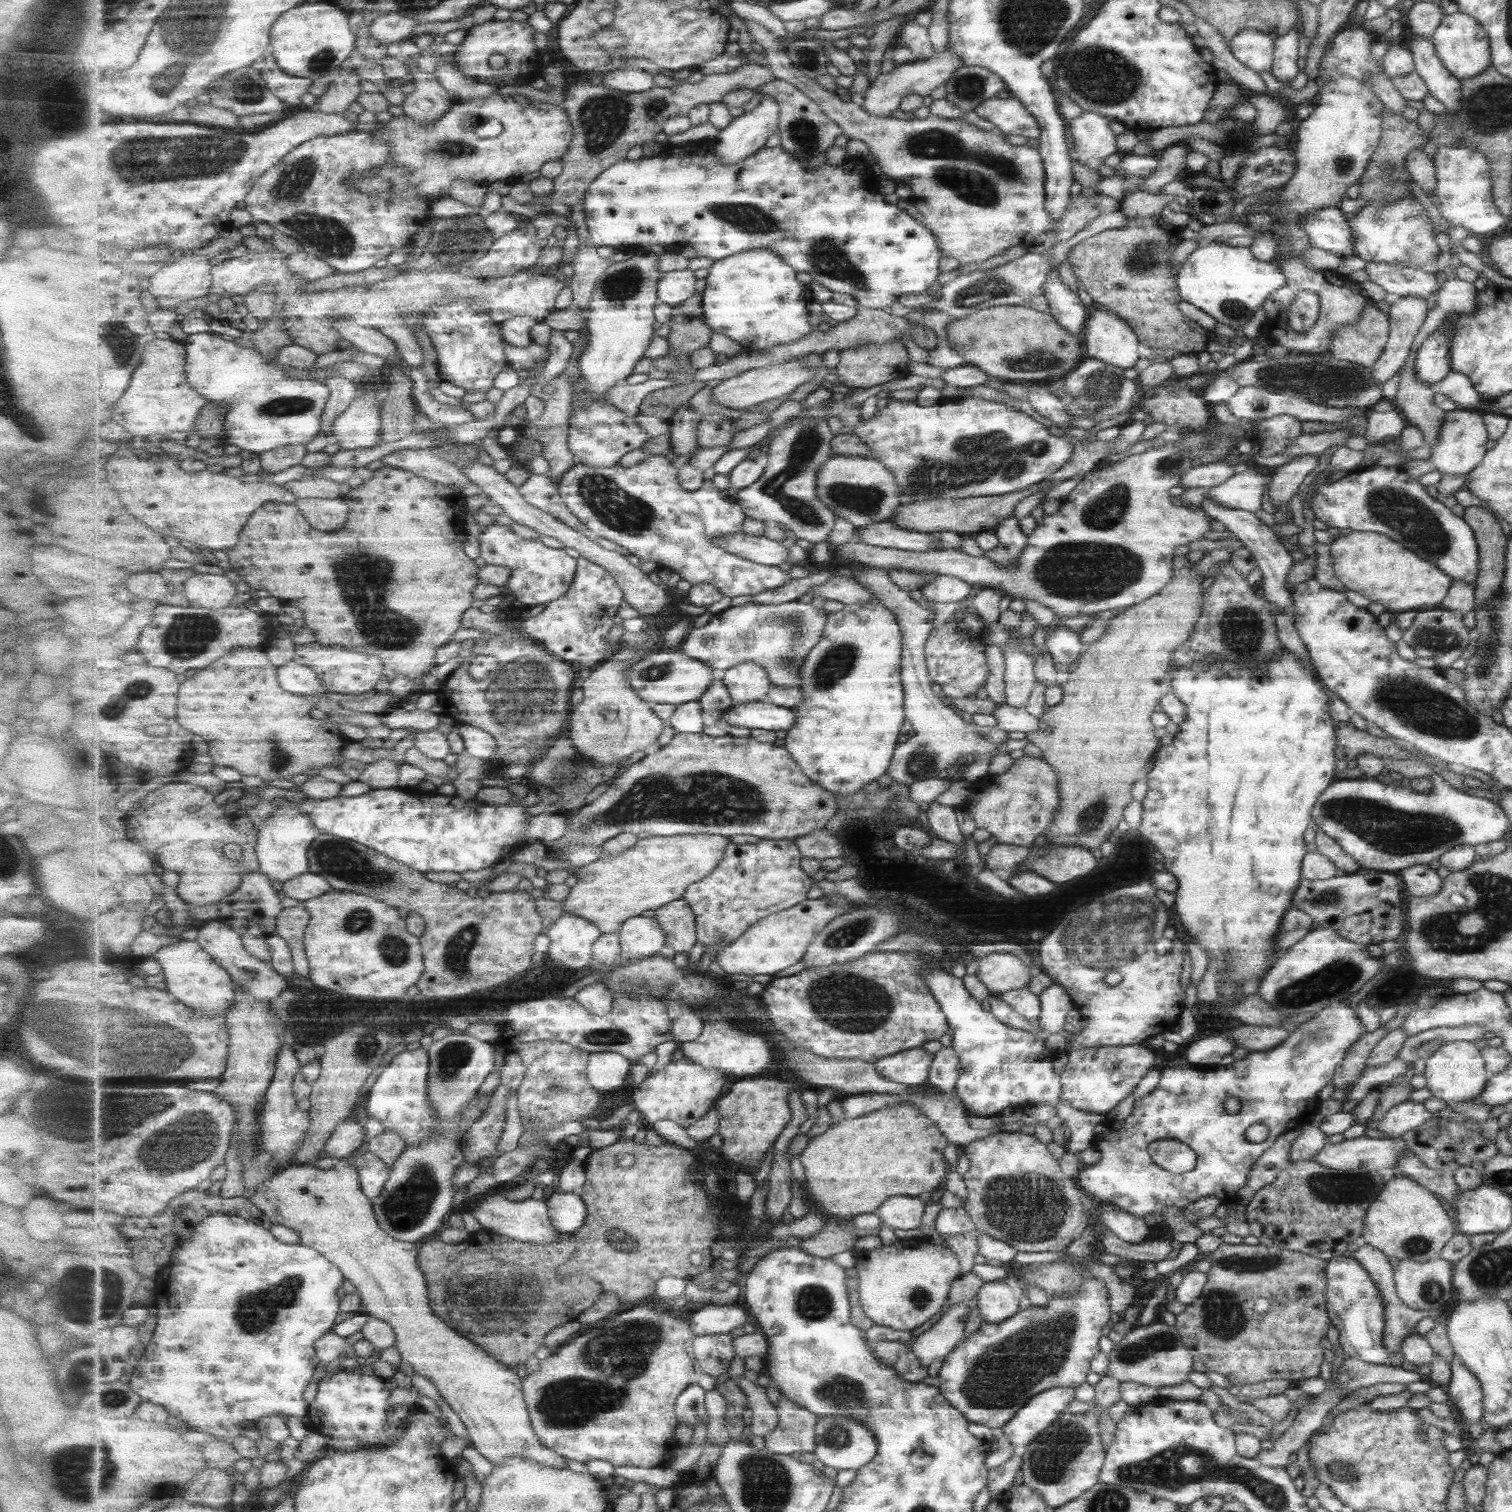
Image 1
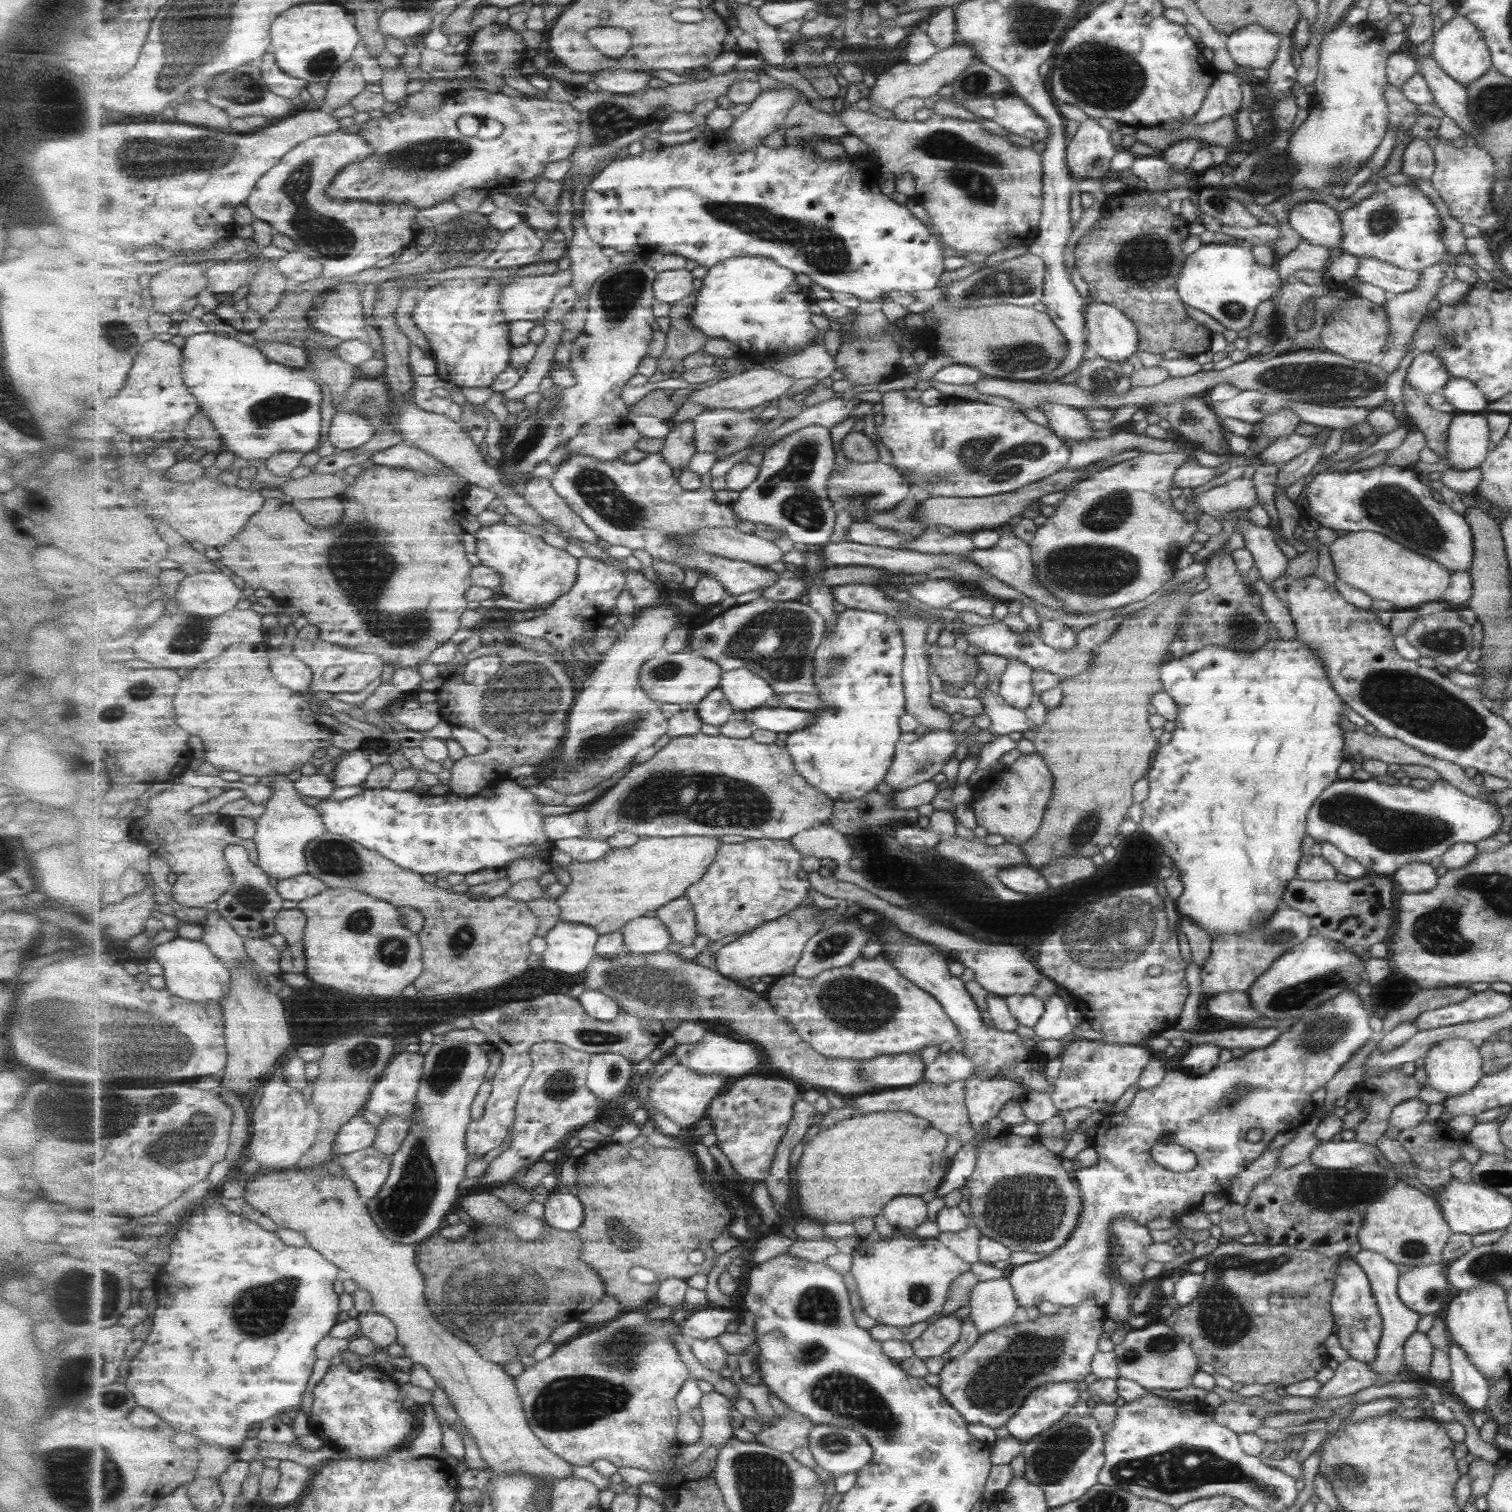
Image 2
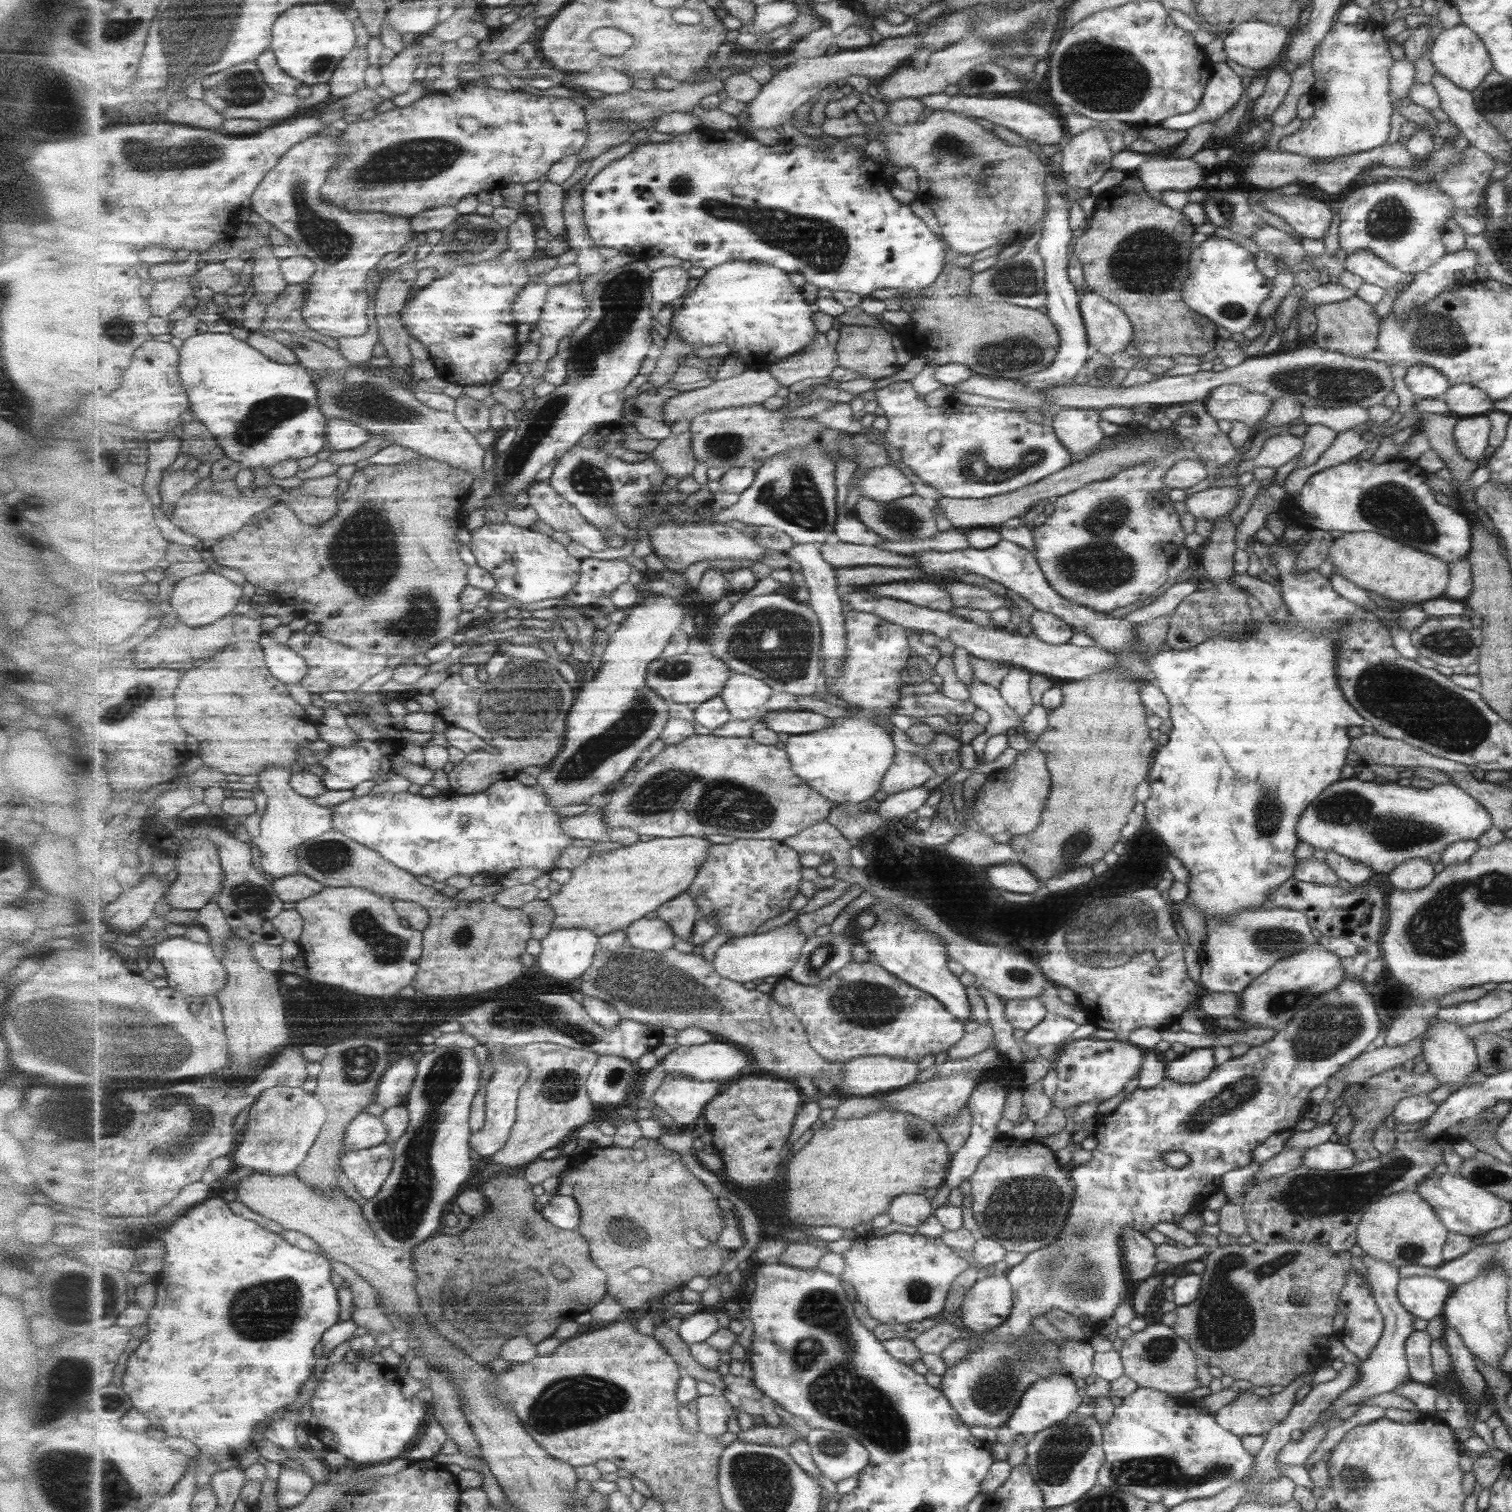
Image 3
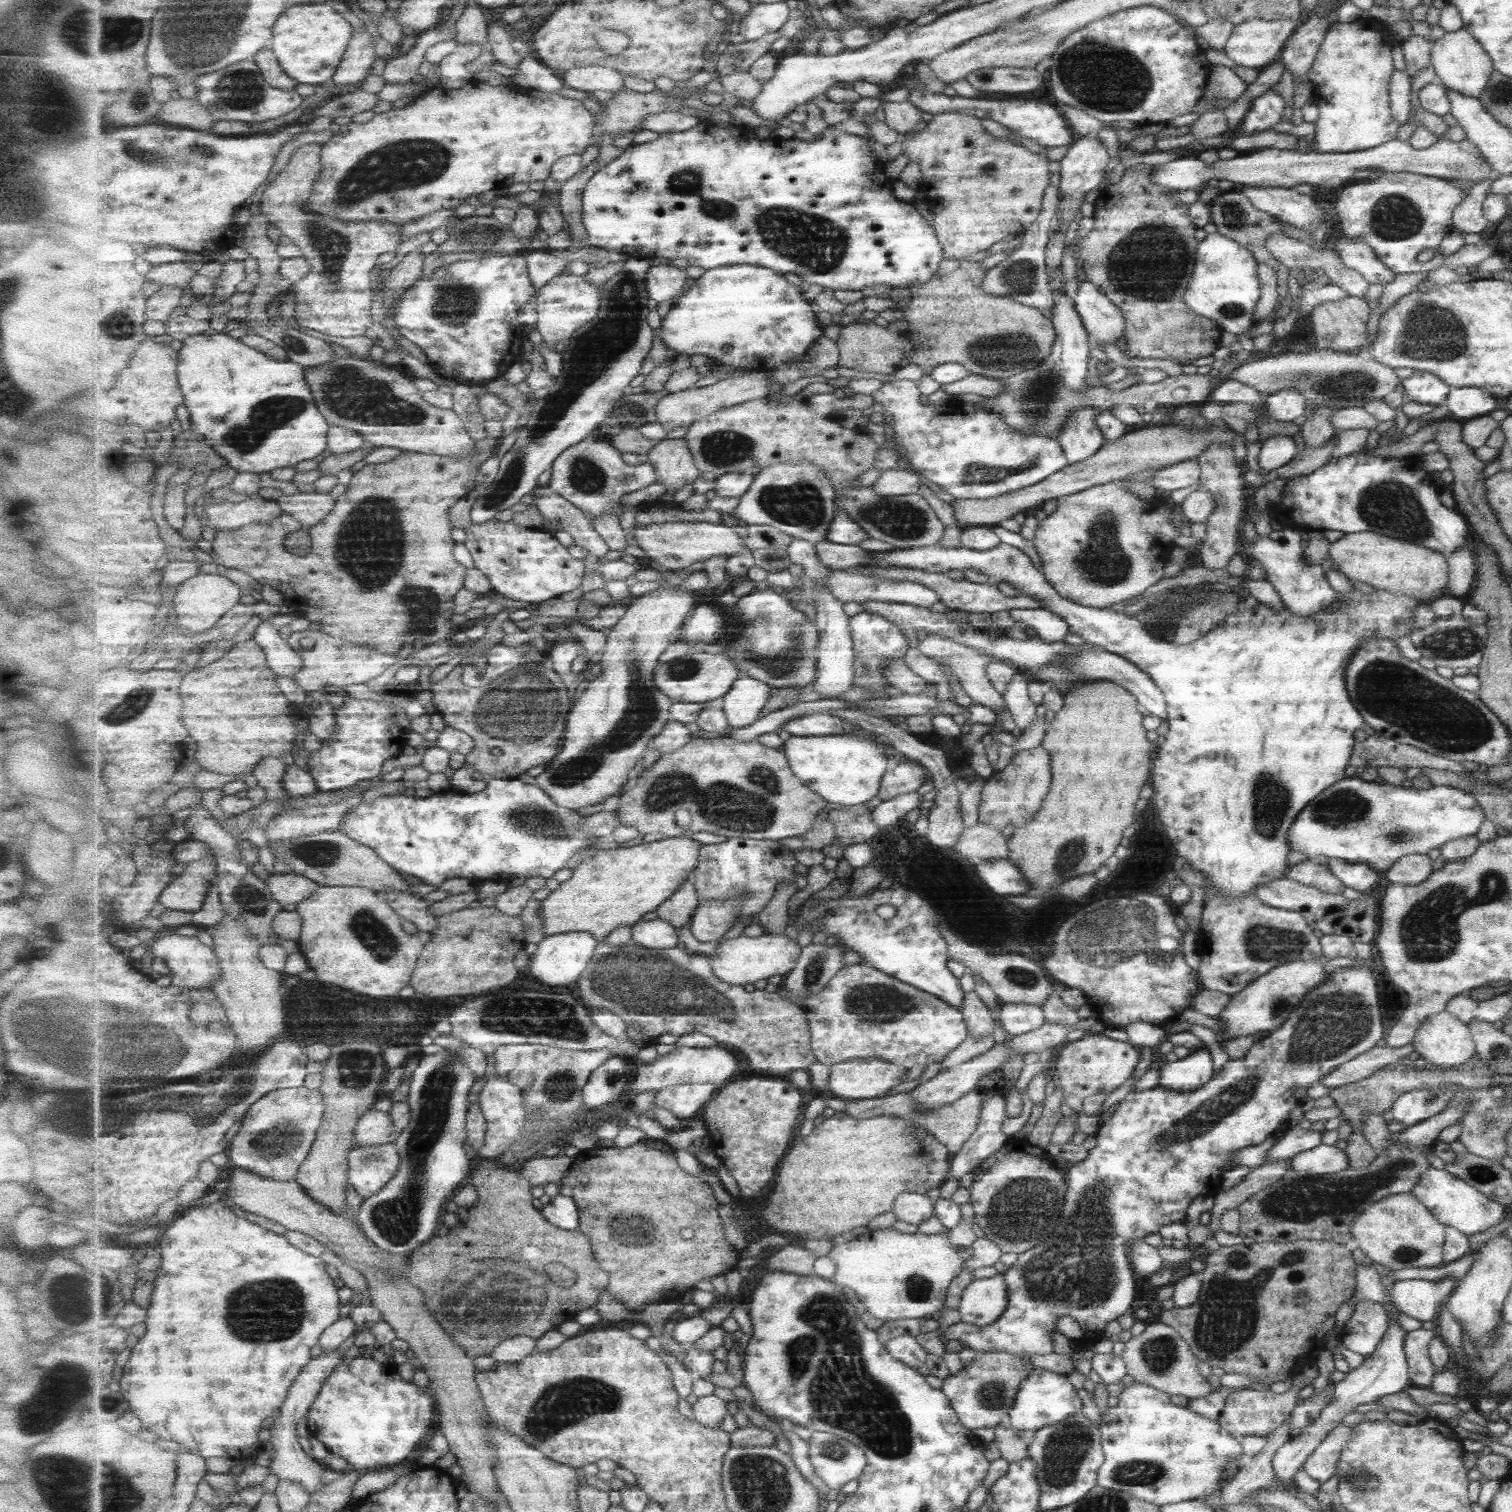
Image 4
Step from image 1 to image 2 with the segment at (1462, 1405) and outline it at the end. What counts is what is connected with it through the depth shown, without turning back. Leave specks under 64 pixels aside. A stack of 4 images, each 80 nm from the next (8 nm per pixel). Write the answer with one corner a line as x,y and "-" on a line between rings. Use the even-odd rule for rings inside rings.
1450,1342
1446,1353
1452,1394
1462,1402
1471,1415
1484,1411
1488,1397
1488,1382
1456,1344

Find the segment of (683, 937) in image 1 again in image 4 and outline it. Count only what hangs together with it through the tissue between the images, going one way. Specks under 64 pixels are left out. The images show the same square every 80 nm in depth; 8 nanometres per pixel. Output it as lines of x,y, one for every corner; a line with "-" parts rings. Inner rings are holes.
690,878
656,910
656,914
659,919
669,921
679,930
692,921
699,907
700,895
697,892
695,880

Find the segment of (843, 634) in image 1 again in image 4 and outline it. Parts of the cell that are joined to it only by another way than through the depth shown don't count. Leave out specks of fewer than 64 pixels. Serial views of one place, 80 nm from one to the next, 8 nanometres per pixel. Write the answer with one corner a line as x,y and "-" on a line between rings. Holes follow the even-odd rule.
864,610
850,617
850,627
856,652
855,687
873,693
870,700
889,699
887,688
891,687
891,683
885,680
885,676
881,672
881,663
891,659
904,660
904,656
910,649
909,639
894,621
887,620
879,614
871,614
-
859,728
857,732
845,736
791,737
786,742
784,752
793,772
823,800
837,807
857,806
878,796
885,773
894,765
892,758
886,753
887,746
873,736
871,732

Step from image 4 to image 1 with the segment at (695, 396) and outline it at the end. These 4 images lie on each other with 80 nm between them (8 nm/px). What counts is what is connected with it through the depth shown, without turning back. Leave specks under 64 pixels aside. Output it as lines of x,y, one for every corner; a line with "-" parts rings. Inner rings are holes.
799,357
781,364
754,368
739,376
724,380
712,389
711,398
719,406
726,408
727,411
738,413
754,404
761,404
761,402
767,402
773,398
783,398
783,396
795,392
803,383
811,382
815,378
814,370
808,367
805,359
802,360
802,357

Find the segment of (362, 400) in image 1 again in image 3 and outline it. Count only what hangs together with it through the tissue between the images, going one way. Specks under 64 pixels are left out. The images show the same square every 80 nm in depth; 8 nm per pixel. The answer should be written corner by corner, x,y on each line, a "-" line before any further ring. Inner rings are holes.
329,419
326,438
330,444
330,450
353,450
365,444
372,434
366,428
347,419

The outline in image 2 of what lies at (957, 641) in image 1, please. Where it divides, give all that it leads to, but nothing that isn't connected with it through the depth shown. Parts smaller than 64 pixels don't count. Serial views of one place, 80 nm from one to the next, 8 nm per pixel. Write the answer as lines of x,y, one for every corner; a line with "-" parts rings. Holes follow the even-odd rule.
935,643
929,646
930,664
937,677
949,687
963,691
967,682
974,680
981,670
977,656
967,655
955,646
941,647

